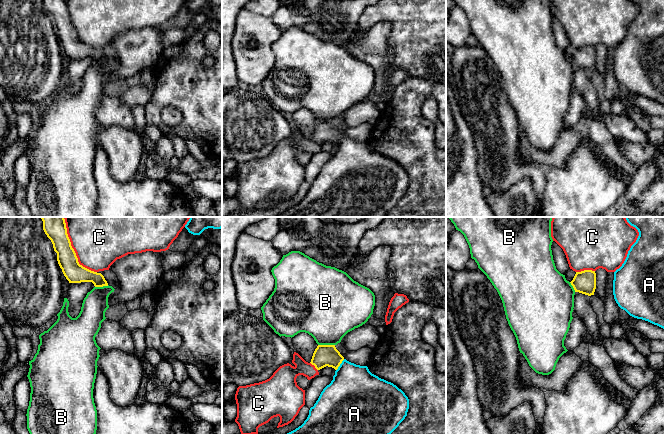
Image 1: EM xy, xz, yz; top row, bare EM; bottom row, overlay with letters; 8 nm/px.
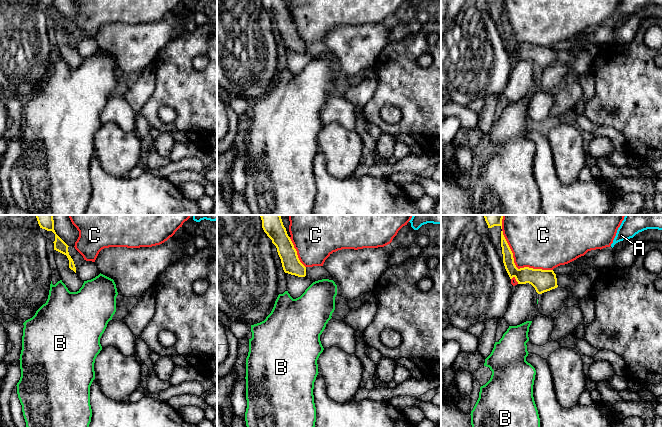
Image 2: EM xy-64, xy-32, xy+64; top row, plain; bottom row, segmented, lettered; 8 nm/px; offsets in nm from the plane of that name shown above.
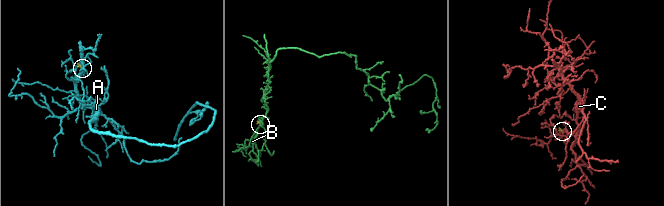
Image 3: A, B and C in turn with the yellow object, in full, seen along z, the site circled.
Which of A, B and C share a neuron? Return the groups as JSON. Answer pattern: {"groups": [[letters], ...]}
{"groups": [["A"], ["B"], ["C"]]}

